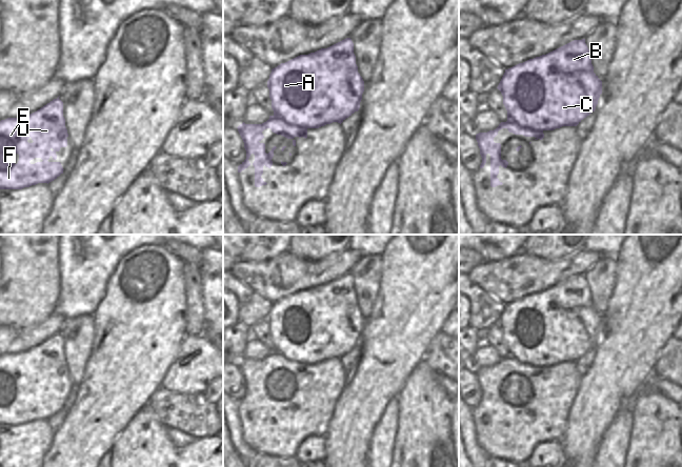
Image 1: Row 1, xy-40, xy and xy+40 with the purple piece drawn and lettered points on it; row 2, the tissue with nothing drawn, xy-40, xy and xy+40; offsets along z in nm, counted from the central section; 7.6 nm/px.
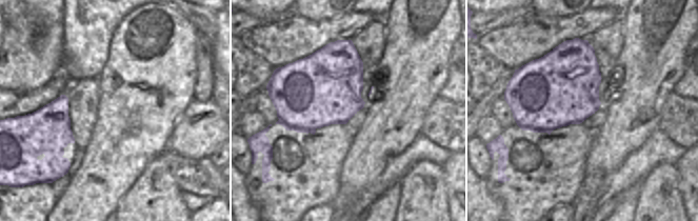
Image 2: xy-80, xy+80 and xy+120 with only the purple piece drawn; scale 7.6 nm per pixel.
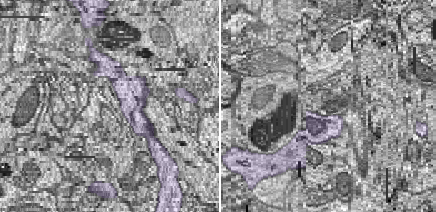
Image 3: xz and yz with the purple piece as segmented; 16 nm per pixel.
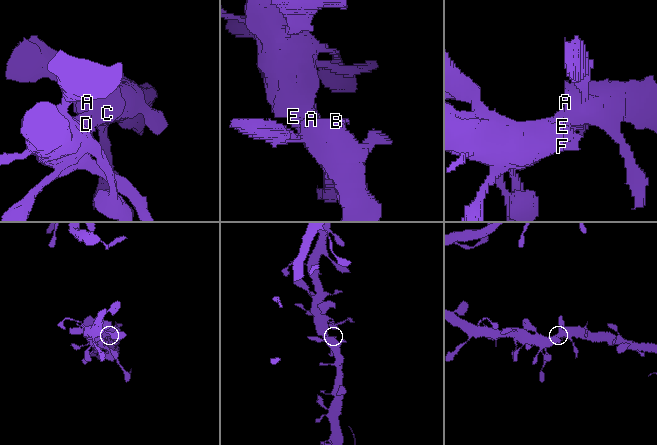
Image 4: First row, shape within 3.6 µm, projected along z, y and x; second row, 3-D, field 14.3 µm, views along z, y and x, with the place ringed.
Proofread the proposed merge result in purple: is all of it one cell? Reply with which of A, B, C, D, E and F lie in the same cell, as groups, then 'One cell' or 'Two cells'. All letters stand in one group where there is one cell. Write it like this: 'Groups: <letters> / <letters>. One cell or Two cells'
Groups: A B C D E F. One cell

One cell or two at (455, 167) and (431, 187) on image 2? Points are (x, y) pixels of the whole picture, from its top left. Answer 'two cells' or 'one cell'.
two cells

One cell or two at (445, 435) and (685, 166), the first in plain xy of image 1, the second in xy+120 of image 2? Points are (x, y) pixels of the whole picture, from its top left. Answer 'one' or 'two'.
one

